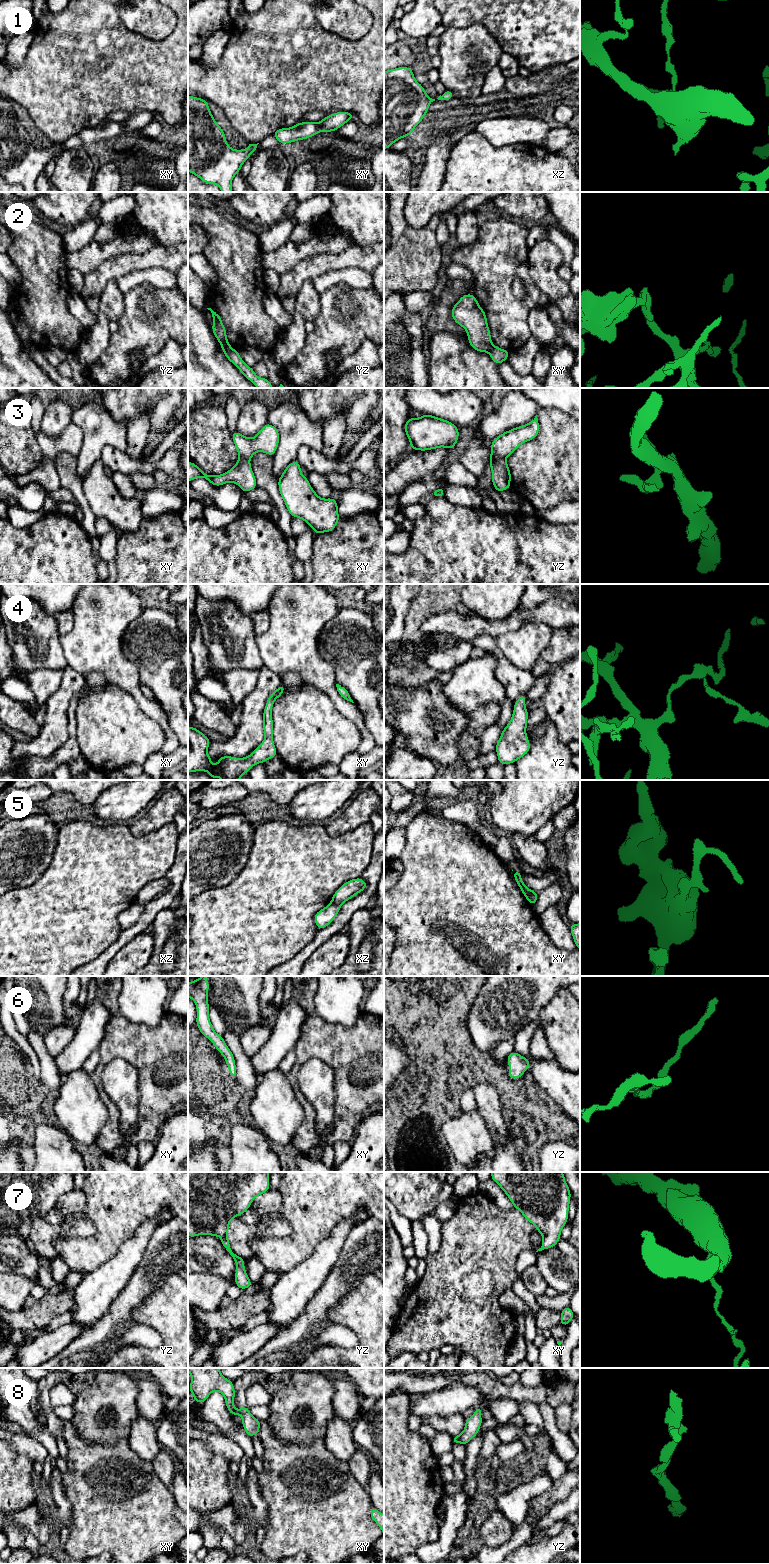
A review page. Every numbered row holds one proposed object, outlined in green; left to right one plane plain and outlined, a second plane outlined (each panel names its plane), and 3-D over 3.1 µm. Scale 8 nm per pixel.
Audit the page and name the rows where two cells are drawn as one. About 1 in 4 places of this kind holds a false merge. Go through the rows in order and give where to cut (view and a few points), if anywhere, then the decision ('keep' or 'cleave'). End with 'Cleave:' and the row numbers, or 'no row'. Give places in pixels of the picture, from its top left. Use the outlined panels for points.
1: cut none; keep
2: cut yz (222, 347), (231, 349); cleave
3: cut yz (505, 458), (491, 460); cleave
4: cut none; keep
5: cut none; keep
6: cut none; keep
7: cut none; keep
8: cut none; keep
Cleave: 2, 3

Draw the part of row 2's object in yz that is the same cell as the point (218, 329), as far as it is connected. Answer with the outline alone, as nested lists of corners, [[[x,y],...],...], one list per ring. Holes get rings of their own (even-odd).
[[[207,308],[207,309],[210,310],[212,313],[212,317],[213,317],[212,332],[214,333],[218,342],[220,343],[221,348],[232,349],[232,347],[230,346],[227,340],[226,329],[222,323],[221,317],[219,316],[218,313],[214,312],[211,308]]]

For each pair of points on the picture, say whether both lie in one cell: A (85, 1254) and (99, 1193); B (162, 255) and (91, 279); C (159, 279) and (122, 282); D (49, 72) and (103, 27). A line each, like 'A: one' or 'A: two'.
A: one
B: one
C: one
D: one

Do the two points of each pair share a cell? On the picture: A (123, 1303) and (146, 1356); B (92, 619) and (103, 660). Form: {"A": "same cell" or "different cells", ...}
{"A": "different cells", "B": "same cell"}

